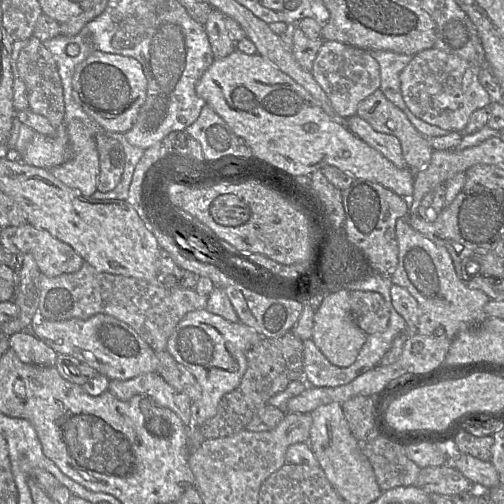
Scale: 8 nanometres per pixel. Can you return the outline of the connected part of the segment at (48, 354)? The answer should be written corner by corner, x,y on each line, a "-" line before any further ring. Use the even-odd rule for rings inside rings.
30,331
14,333
9,338
10,348
21,362
38,366
54,366
57,353

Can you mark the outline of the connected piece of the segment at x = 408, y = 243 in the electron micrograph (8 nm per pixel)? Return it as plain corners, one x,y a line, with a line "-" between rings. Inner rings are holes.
408,215
396,222
399,246
398,265
392,271
392,283
409,291
419,305
417,332
425,336
445,335
453,340
462,330
478,325
486,318
485,305
491,300
483,291
468,288
458,277
448,250
408,223

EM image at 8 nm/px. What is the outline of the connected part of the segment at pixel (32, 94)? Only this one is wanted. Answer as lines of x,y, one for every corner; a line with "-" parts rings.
32,36
27,41
17,58
17,70
26,87
29,109
44,116
57,129
65,117
63,87
57,63
51,52
44,47
39,39

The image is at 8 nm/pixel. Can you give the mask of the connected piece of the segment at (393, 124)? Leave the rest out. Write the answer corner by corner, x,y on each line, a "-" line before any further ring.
376,90
359,103
357,115
375,131
393,135
400,141
402,156
412,171
418,172
429,164
434,150
427,138
381,90

